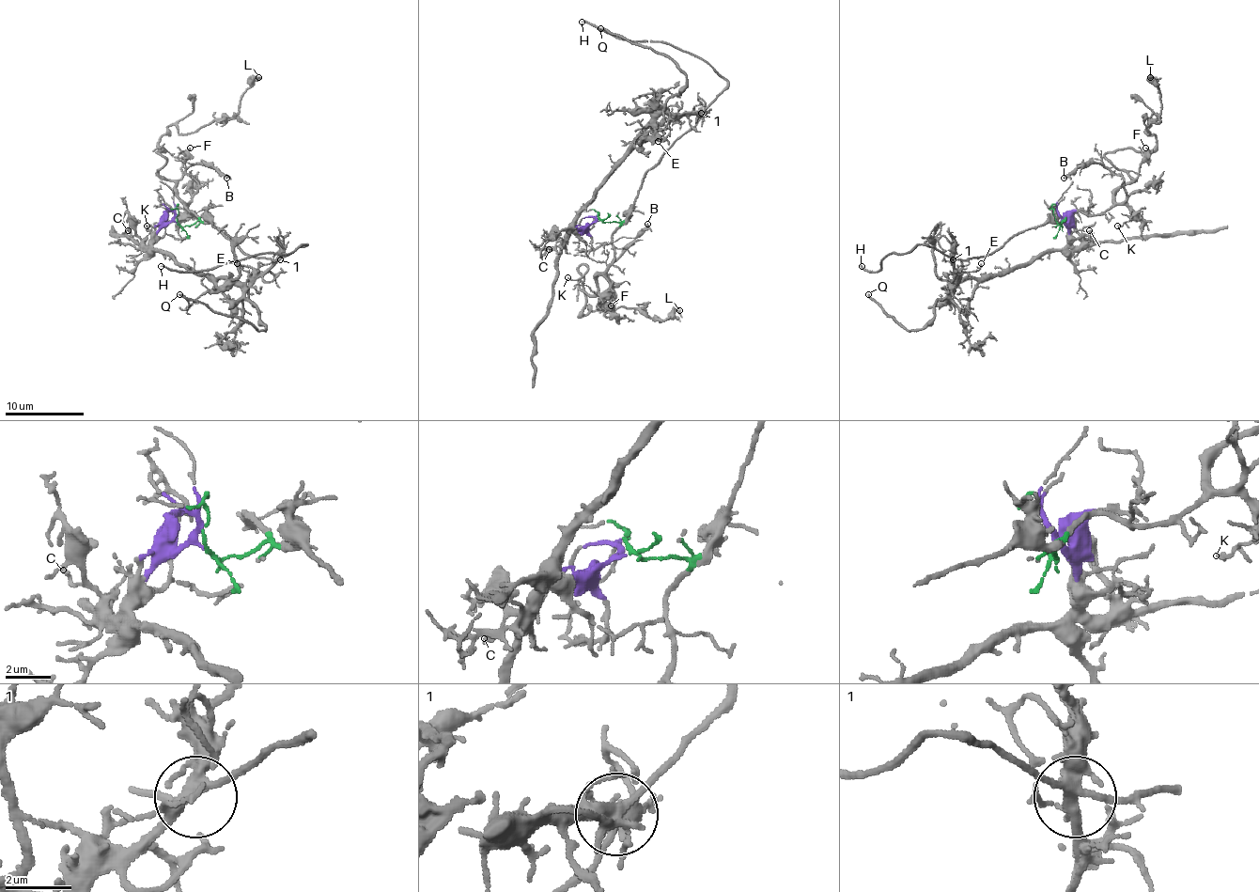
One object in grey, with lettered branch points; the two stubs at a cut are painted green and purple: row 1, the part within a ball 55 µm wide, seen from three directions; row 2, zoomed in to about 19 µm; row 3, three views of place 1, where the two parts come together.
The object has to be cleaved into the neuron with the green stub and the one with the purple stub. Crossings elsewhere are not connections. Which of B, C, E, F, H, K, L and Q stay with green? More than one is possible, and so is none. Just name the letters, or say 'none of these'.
B, F, H, K, L

